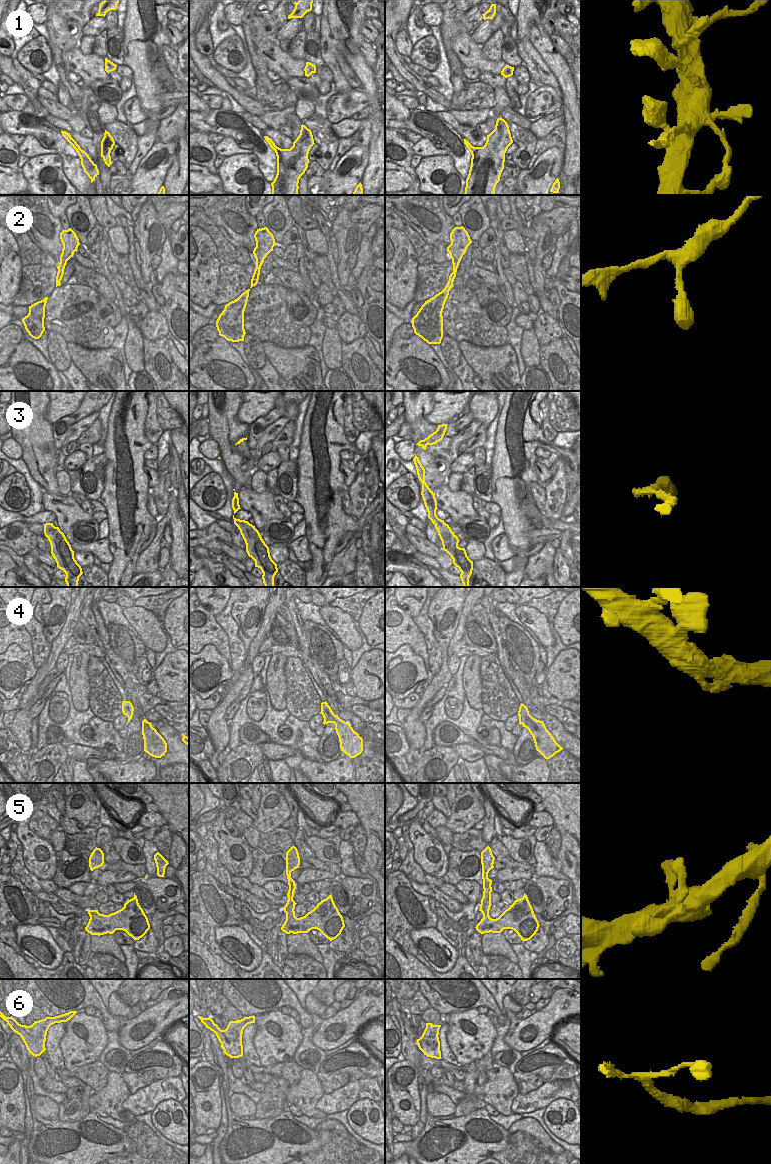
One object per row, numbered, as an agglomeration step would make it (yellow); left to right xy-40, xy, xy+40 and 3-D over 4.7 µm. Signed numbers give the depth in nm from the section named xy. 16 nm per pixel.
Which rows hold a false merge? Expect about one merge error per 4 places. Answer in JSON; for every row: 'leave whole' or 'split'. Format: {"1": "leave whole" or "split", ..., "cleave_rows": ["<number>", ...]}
{"1": "leave whole", "2": "leave whole", "3": "leave whole", "4": "leave whole", "5": "leave whole", "6": "leave whole", "cleave_rows": []}

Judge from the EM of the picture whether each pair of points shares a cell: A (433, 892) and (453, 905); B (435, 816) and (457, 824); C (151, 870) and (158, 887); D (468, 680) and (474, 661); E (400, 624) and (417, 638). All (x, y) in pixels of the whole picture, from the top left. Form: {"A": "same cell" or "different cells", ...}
{"A": "same cell", "B": "different cells", "C": "different cells", "D": "same cell", "E": "same cell"}

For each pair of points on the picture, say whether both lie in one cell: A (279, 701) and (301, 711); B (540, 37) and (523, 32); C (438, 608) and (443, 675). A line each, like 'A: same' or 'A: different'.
A: different
B: different
C: same

